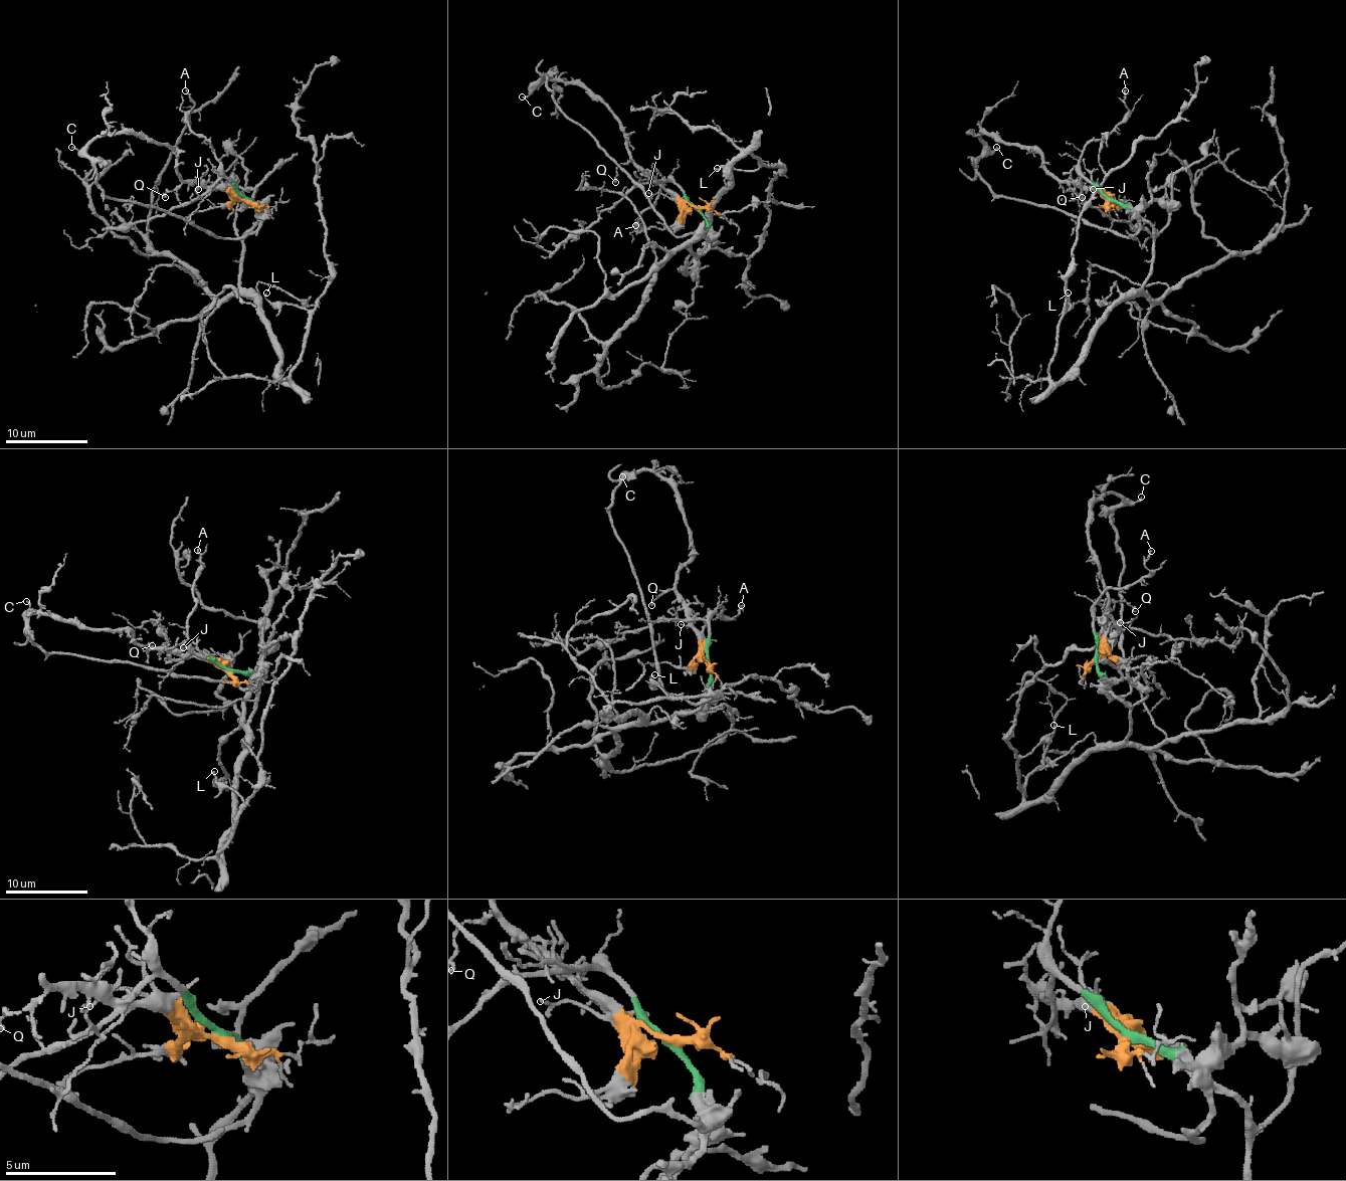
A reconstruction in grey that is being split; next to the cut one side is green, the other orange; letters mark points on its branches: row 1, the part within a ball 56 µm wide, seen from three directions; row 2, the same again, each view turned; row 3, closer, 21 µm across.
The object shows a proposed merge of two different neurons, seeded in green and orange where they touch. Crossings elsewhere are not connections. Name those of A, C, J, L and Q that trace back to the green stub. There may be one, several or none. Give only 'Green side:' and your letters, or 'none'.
Green side: A, L

